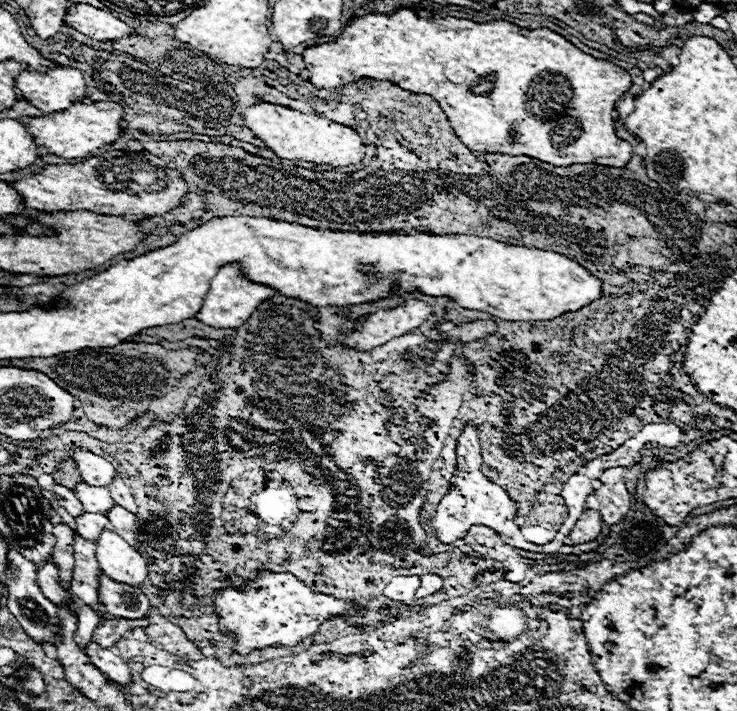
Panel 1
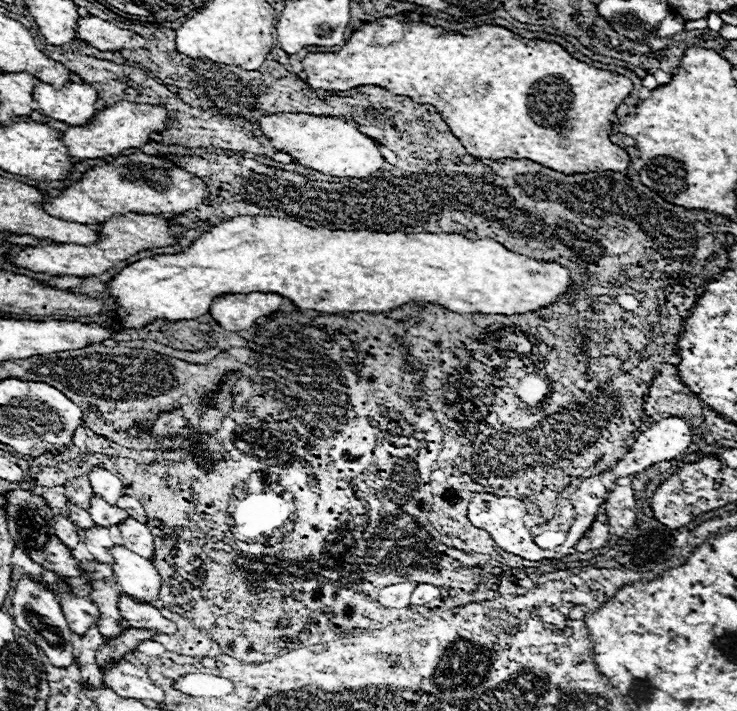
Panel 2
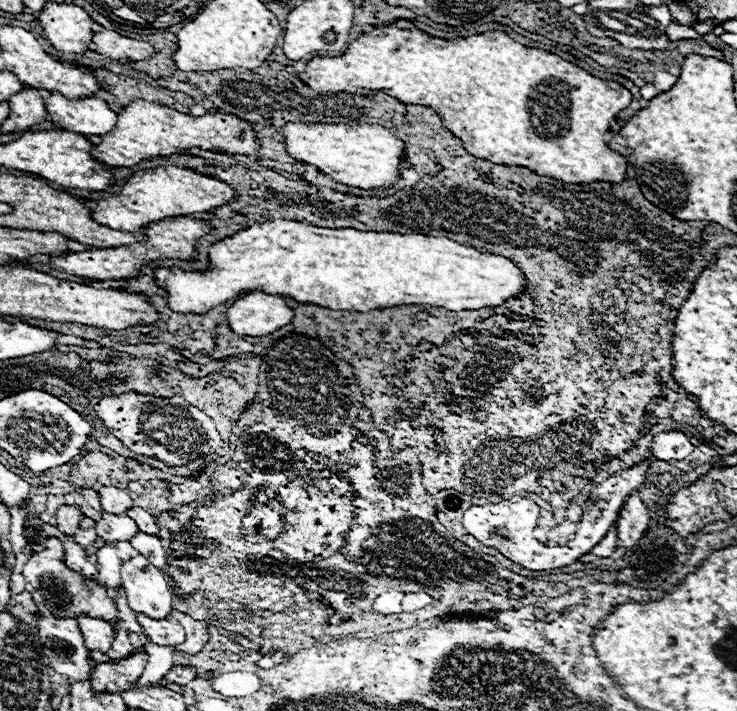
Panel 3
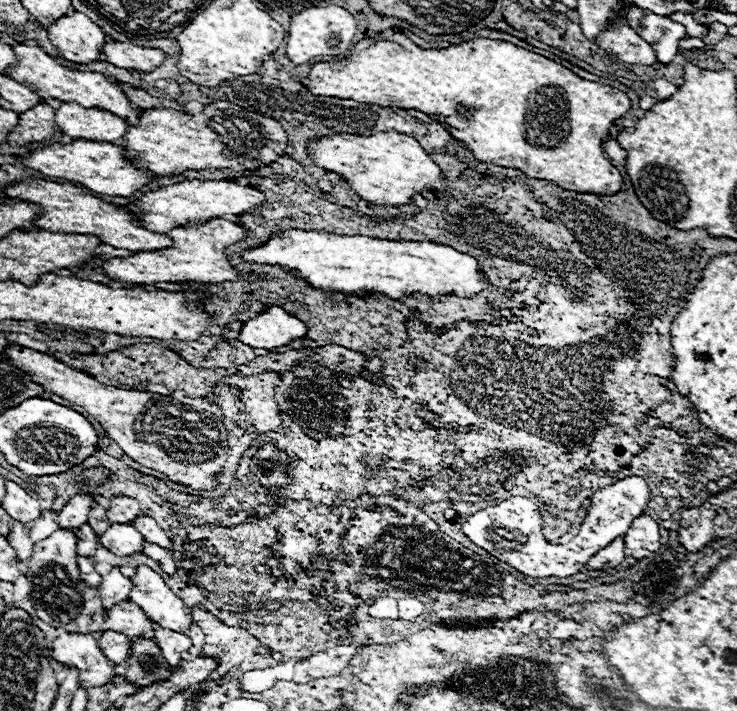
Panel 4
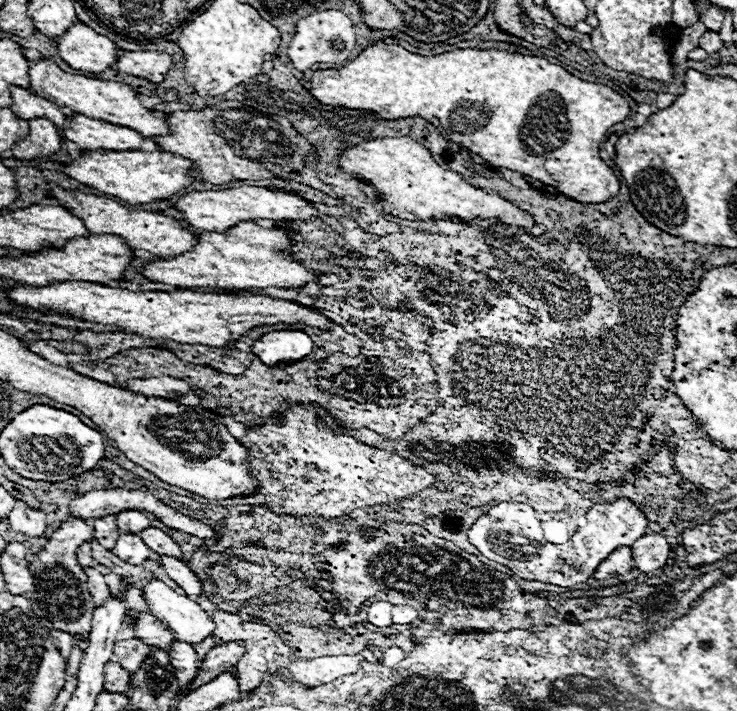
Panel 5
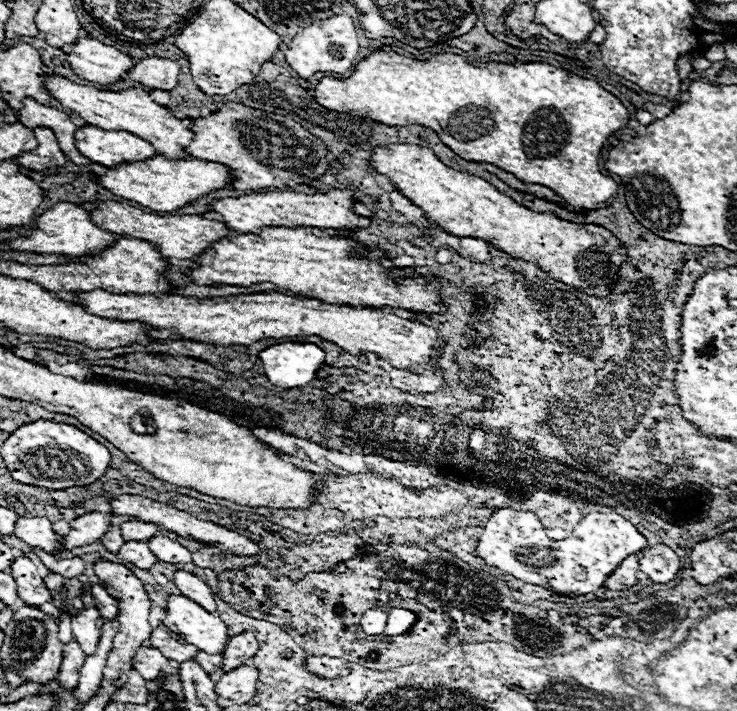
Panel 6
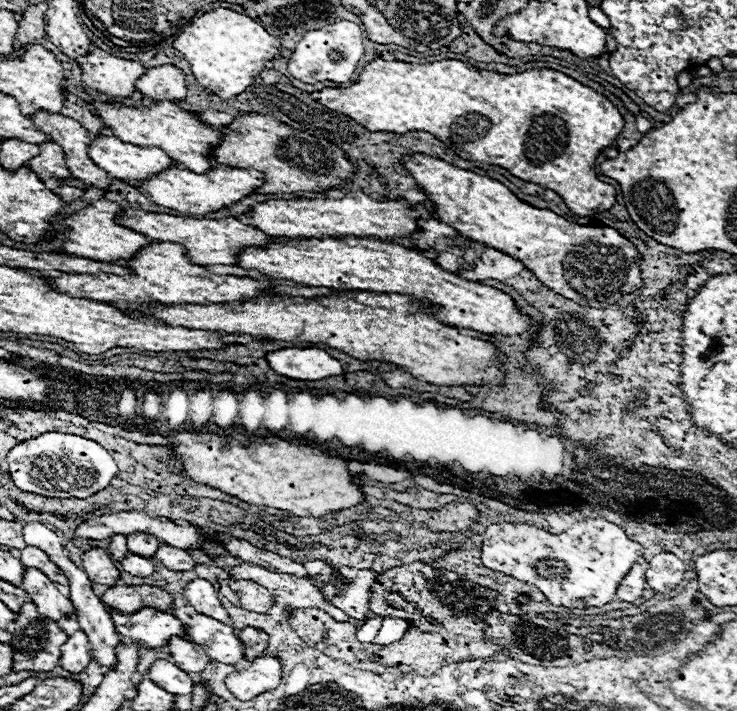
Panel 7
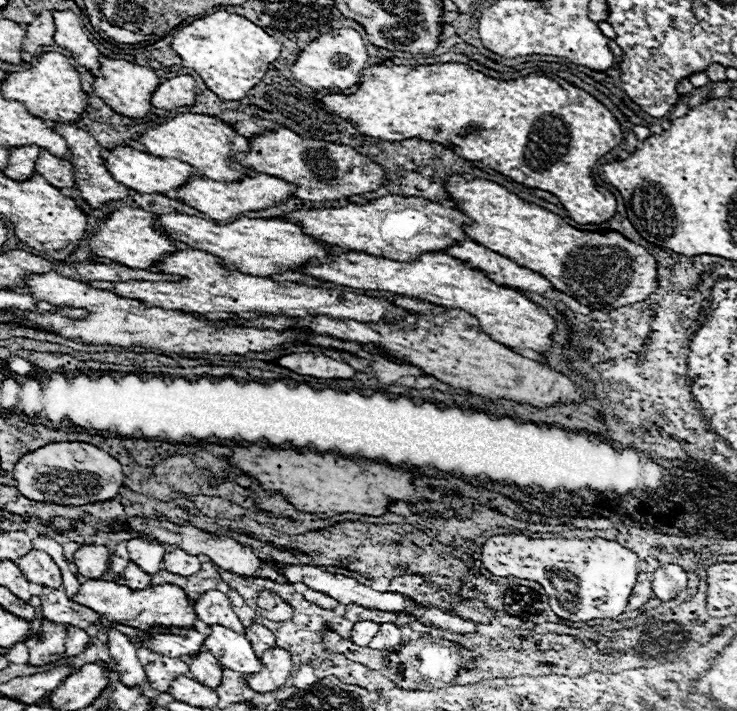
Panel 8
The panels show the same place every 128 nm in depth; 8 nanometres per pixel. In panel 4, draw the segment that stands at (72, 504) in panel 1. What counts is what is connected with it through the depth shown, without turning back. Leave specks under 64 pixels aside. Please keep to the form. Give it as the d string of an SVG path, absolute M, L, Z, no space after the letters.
M82 524L78 530L76 530L76 552L80 556L92 556L96 552L96 544L98 544L98 536L96 532L90 528L90 524Z

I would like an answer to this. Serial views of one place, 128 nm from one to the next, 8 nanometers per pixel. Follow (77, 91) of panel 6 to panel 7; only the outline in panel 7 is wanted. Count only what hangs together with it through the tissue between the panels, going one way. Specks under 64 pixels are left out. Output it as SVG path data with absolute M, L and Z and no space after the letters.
M98 102L92 104L92 114L96 114L112 132L114 136L128 140L132 144L144 146L158 146L162 148L176 164L182 168L202 172L212 168L212 160L208 154L208 146L220 142L220 132L210 128L204 122L198 122L190 112L178 108L174 102L156 102L152 106L124 106L120 102Z

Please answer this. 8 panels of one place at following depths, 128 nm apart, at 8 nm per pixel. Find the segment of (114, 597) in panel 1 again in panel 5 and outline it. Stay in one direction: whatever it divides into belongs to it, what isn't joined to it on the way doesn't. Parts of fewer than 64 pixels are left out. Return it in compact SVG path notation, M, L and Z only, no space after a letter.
M174 640L168 650L168 656L170 656L170 664L176 672L176 678L180 680L180 686L186 688L198 670L198 658L196 658L194 648L186 642Z

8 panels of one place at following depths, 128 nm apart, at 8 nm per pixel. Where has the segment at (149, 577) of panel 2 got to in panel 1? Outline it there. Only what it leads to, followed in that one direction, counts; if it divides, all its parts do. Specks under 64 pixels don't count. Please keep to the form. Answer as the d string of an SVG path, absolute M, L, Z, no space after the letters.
M112 530L100 532L96 542L96 560L106 576L122 584L138 586L148 576L144 558Z

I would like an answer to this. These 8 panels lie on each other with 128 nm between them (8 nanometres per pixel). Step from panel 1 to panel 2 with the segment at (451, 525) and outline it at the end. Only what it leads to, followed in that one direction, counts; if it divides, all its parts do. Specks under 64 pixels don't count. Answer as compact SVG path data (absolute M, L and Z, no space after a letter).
M476 492L474 498L470 500L468 504L468 518L470 522L476 526L476 528L482 528L482 530L488 530L490 536L494 538L494 542L510 552L510 554L516 554L520 558L526 558L526 560L534 560L534 562L540 562L544 558L562 558L566 554L570 554L570 548L574 548L574 544L584 536L584 532L590 528L592 520L576 520L576 526L572 526L572 532L568 534L566 542L560 544L558 548L554 550L542 550L538 548L532 540L530 540L530 530L522 524L522 518L528 514L528 508L522 500L514 498L514 496L494 496L494 494L488 494L488 492Z

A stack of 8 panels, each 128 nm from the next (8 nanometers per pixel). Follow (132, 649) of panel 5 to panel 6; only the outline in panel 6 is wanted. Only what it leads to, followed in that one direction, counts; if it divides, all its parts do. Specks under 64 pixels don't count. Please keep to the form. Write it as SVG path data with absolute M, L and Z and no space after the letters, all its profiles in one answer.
M140 646L136 650L136 656L132 658L132 668L140 672L140 676L144 676L146 680L154 680L158 676L158 672L164 674L178 674L176 668L170 666L168 658L156 650L156 648L148 648L148 646Z

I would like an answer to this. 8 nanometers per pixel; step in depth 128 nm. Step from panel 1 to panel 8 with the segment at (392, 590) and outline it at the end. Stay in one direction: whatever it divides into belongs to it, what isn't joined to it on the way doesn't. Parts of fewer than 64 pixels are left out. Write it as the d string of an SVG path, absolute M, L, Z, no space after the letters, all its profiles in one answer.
M364 620L364 622L354 624L350 640L352 640L354 644L368 646L368 644L370 644L370 640L376 636L376 632L378 632L378 624L376 624L376 622L372 622L372 620Z

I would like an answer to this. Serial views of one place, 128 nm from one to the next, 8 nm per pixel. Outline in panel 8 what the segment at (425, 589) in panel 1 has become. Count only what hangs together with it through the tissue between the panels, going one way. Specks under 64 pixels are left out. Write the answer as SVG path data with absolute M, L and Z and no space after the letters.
M392 622L380 624L378 634L370 640L370 648L374 648L374 650L388 650L396 644L400 644L400 628Z

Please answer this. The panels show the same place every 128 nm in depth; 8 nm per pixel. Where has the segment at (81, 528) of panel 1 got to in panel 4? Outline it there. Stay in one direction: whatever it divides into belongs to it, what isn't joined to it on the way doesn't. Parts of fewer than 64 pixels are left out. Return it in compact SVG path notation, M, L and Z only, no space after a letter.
M114 566L106 576L102 576L98 592L100 592L102 604L106 608L110 608L112 604L128 600L128 590L130 588L132 588L132 582L120 572L118 566Z

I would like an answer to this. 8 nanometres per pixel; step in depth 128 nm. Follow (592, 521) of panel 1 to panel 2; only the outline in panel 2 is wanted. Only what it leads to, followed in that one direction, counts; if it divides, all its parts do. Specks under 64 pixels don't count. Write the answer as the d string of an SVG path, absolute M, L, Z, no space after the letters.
M598 514L596 520L592 522L590 526L590 532L586 532L586 536L574 546L578 552L588 552L588 550L594 550L594 548L600 548L606 544L610 536L610 526L608 526L608 520L606 520L606 514Z

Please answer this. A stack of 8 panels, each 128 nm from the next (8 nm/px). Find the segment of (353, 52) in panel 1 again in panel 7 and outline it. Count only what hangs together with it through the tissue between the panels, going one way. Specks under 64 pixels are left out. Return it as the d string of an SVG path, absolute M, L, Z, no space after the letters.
M376 58L364 66L352 86L322 88L316 92L316 100L334 112L358 120L358 124L364 124L370 132L430 132L438 140L444 140L444 144L448 144L464 160L494 164L520 180L554 190L562 196L574 216L594 216L606 212L616 202L614 186L598 180L594 162L598 154L622 132L624 118L606 96L562 72L532 68L518 74L498 74L490 70L476 70L460 60L410 64L402 60Z

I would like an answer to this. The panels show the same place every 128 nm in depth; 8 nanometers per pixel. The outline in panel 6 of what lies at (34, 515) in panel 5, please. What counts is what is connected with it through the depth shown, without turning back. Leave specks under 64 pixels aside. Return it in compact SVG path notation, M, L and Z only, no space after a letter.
M22 516L16 520L14 534L30 546L40 546L44 552L54 554L60 546L52 522L46 516Z

